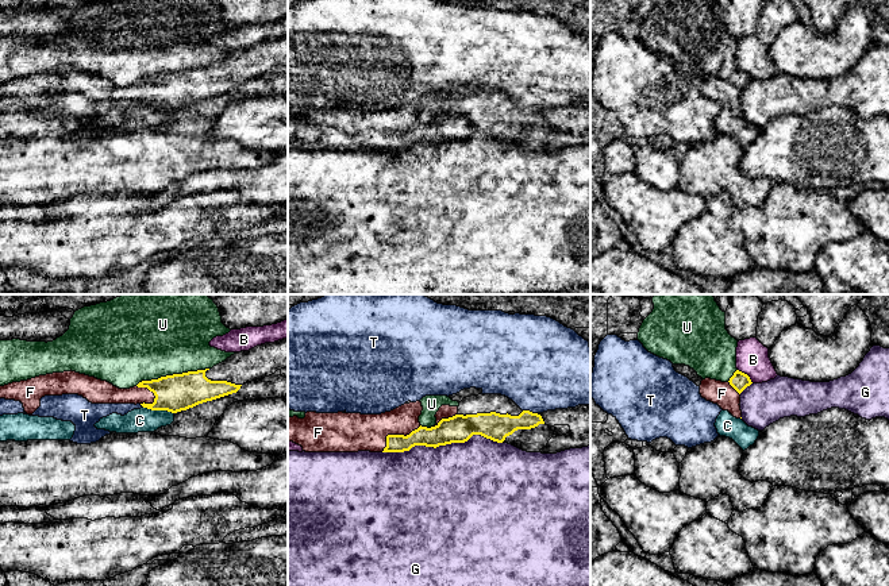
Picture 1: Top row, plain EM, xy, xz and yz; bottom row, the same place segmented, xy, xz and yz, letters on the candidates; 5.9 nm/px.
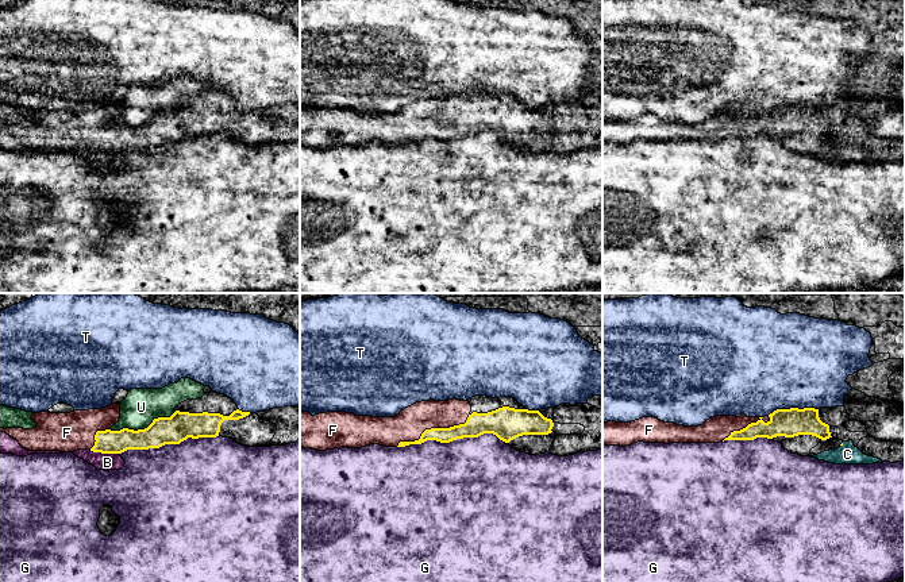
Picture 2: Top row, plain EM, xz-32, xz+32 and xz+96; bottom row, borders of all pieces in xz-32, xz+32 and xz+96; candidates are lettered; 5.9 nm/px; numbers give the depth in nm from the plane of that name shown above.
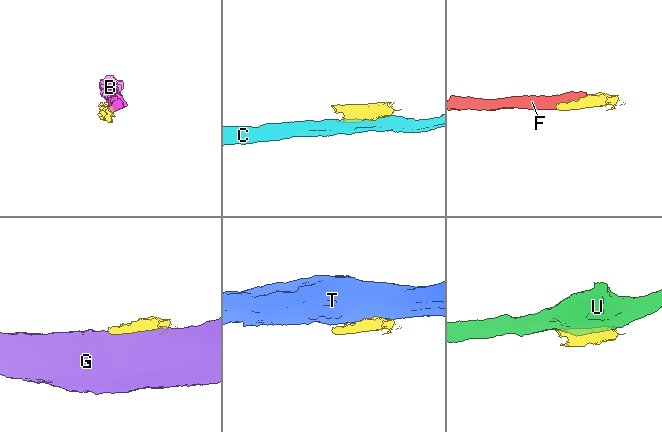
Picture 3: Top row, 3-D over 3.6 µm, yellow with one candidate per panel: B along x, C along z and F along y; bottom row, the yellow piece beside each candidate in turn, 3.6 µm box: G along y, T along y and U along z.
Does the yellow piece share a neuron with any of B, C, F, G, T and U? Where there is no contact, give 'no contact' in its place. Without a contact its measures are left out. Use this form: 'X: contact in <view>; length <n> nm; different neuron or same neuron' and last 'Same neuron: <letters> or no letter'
B: contact in yz; length 130 nm; different neuron
C: contact in xy; length 190 nm; different neuron
F: contact in xz; length 280 nm; same neuron
G: contact in xz; length 700 nm; different neuron
T: contact in xz; length 90 nm; different neuron
U: contact in xy; length 460 nm; different neuron
Same neuron: F

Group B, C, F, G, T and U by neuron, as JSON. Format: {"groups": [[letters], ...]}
{"groups": [["B"], ["C"], ["F"], ["G"], ["T"], ["U"]]}

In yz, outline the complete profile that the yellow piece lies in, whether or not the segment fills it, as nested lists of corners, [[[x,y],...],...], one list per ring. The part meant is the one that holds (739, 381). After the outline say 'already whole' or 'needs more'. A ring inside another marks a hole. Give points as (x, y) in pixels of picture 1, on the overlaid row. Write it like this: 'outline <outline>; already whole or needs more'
outline [[[736,370],[728,382],[703,379],[700,394],[707,401],[717,404],[723,410],[728,410],[734,417],[740,419],[740,393],[751,383],[747,374]]]; needs more

